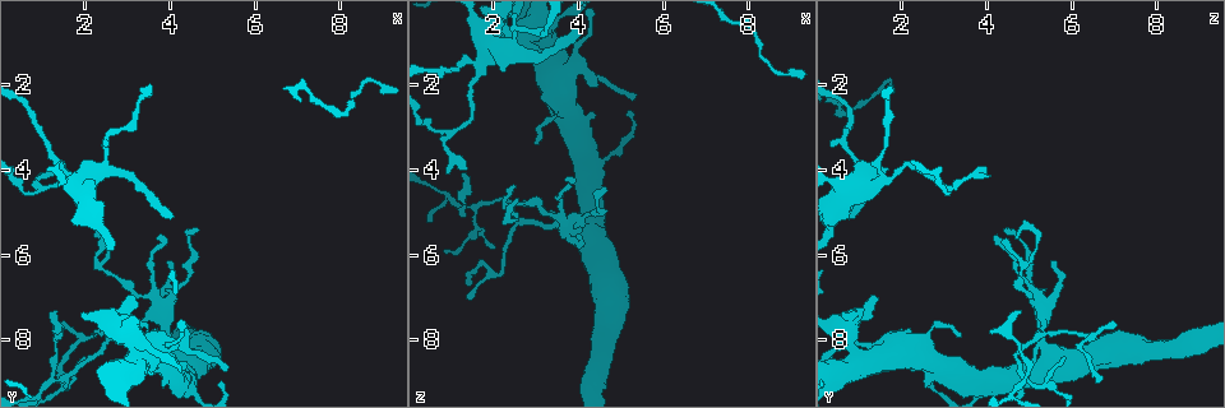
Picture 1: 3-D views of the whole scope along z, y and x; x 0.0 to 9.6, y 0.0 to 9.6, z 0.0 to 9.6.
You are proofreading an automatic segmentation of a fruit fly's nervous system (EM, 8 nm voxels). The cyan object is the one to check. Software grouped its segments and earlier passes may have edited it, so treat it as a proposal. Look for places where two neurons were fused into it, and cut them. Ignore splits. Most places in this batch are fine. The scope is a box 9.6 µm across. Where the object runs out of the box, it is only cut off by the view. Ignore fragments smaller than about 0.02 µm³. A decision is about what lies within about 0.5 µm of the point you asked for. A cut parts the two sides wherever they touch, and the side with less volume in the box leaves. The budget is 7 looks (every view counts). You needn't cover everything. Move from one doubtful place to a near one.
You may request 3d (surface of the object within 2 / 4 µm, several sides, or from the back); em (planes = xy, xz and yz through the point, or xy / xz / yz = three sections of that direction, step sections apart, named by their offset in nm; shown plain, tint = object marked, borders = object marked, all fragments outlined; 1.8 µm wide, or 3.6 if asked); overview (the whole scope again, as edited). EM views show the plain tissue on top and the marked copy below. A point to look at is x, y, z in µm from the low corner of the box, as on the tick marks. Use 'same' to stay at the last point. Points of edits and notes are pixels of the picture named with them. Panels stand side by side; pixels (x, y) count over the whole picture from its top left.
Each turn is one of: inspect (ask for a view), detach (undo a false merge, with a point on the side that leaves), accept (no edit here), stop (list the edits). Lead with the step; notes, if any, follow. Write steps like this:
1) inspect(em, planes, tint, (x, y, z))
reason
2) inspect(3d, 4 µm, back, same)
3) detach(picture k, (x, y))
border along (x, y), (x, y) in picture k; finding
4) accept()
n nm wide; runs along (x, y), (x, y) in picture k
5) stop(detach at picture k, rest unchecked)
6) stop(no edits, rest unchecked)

inspect(em, planes, tint, (2.50, 3.60, 0.70))
sudden change in width

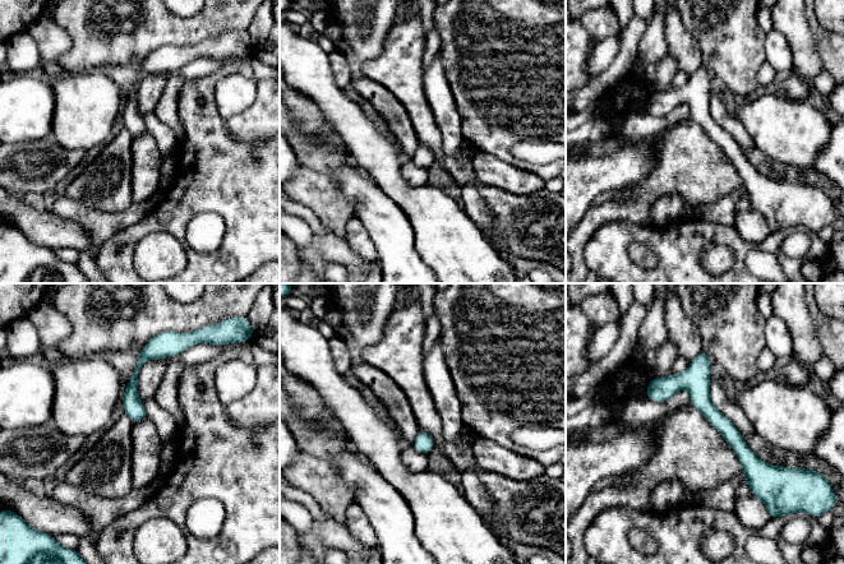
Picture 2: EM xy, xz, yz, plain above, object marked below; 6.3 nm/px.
accept()
runs along (651, 384), (687, 384), (757, 485) in picture 2; one neuron here

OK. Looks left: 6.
inspect(3d, 2 µm, (1.00, 4.40, 3.10))
arms part here

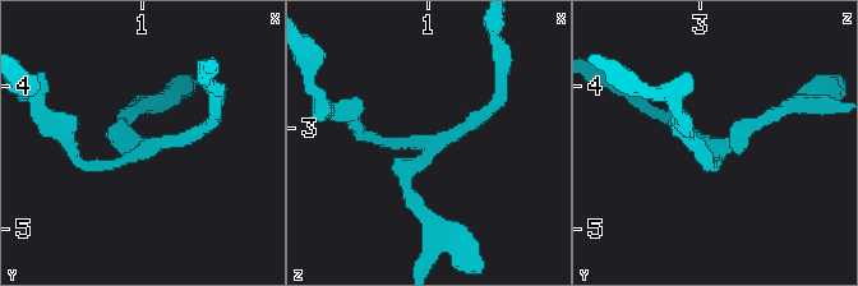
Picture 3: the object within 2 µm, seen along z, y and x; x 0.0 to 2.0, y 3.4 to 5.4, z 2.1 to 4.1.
inspect(em, xy, step 16, tint, (1.02, 4.44, 3.08))
need the tissue

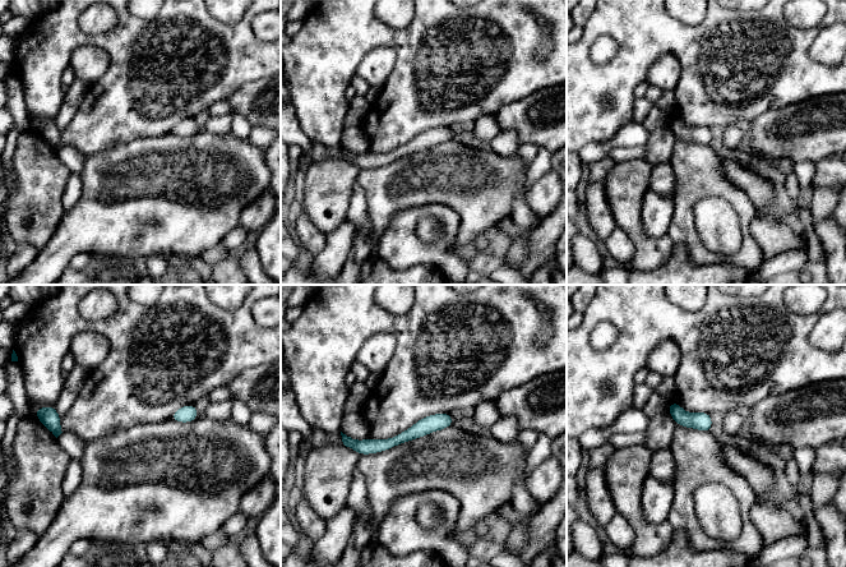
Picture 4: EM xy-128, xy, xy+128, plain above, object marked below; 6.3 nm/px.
inspect(em, yz, step 8, borders, same)

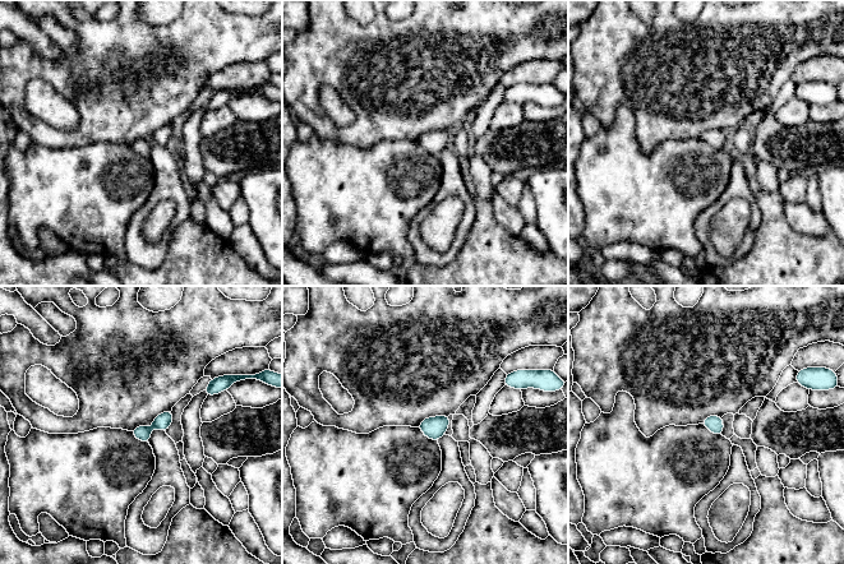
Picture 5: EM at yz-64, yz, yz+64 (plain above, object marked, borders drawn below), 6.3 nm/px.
accept()
one neuron here

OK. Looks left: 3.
inspect(3d, 2 µm, (1.30, 8.85, 4.90))
four-way junction

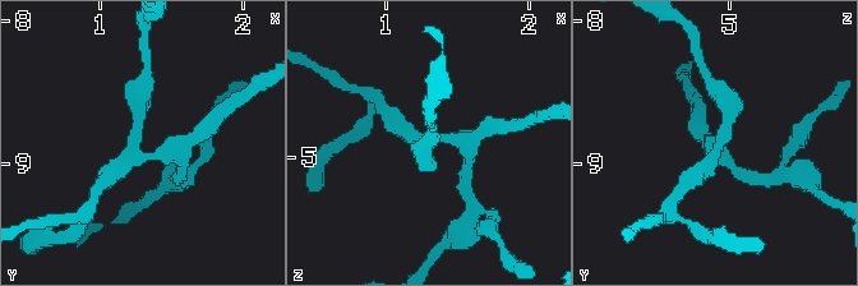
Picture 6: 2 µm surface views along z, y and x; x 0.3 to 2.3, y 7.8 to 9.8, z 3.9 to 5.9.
inspect(em, planes, borders, (1.32, 8.92, 4.86))

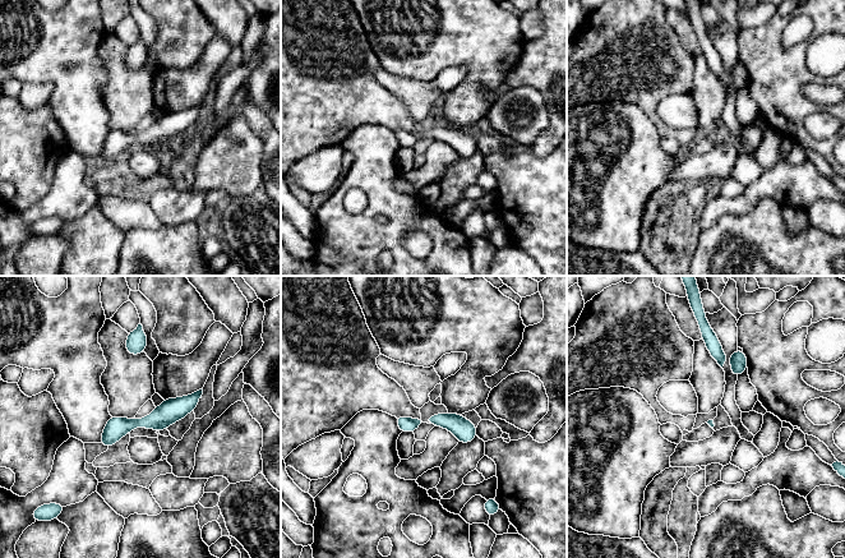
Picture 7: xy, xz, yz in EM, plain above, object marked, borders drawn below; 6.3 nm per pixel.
accept()
runs along (198, 395), (104, 441) in picture 7; continuous, no second neuron

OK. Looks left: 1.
stop(no edits, rest unchecked)

